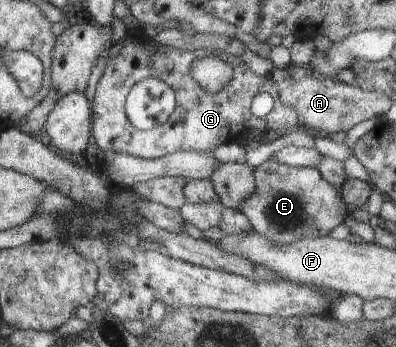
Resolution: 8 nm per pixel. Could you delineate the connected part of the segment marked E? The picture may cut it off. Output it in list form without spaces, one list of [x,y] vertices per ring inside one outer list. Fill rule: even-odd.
[[[268,159],[253,171],[256,189],[245,202],[241,202],[239,212],[248,219],[252,230],[267,240],[289,244],[303,238],[318,238],[326,236],[343,222],[347,206],[343,204],[341,188],[324,179],[318,168],[289,167]]]

